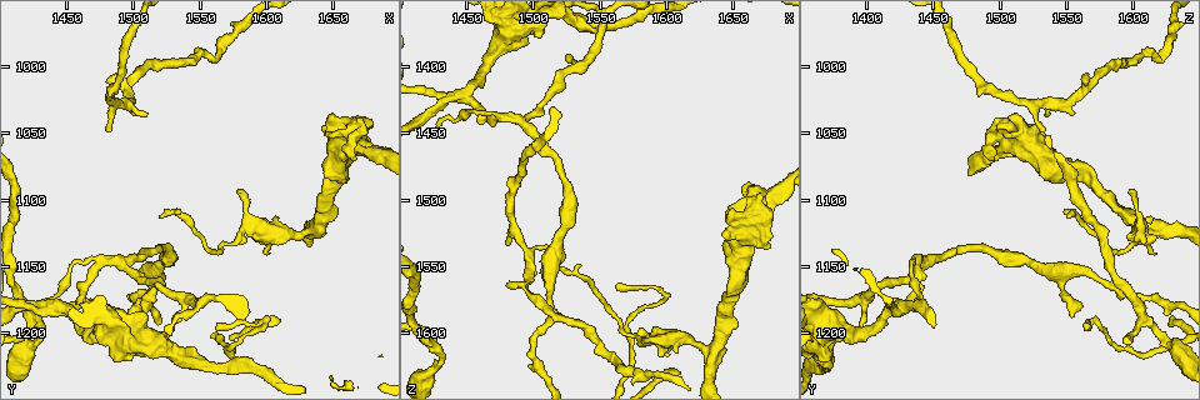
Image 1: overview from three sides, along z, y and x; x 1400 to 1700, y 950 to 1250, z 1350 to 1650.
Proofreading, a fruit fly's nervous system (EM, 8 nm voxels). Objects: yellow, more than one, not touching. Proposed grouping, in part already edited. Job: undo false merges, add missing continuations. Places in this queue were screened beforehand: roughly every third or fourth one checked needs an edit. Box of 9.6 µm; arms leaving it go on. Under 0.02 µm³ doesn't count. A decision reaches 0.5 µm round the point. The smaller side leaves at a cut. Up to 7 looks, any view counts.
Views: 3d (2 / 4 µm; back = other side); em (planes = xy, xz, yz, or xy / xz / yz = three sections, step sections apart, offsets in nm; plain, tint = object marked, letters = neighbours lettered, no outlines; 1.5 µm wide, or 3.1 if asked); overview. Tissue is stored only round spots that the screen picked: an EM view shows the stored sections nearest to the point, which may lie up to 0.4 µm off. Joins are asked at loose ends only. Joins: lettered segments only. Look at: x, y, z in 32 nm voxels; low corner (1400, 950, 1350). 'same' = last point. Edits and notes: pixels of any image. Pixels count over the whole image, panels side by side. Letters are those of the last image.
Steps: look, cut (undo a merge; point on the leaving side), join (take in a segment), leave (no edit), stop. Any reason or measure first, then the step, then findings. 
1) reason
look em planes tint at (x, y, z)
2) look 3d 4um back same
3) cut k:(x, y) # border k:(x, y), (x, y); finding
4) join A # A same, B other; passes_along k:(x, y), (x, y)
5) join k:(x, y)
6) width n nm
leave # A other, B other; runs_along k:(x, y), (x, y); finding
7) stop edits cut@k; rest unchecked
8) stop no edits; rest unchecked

free end
look em xy step 4 letters at (1644, 1036, 1510)

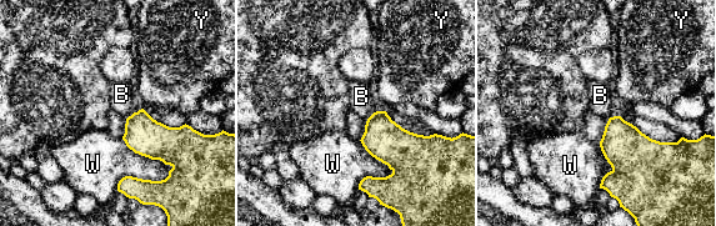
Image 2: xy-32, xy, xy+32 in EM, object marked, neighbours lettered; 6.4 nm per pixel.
leave # B other, W other, Y other; border 2:(374, 111), (366, 119); no lettered segment goes on from it

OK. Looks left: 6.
narrows sharply
look 3d 4um at (1516, 1154, 1544)

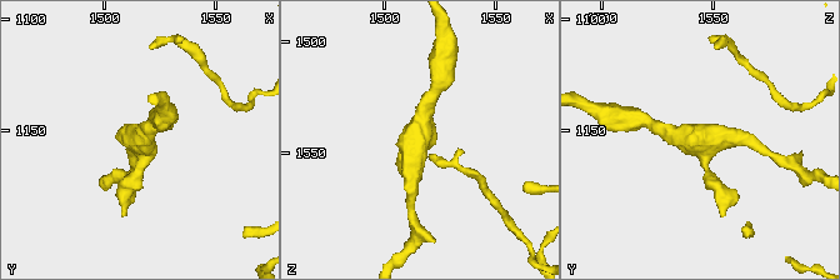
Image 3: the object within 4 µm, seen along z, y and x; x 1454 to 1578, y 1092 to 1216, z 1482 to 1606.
arms 3; arm_widths 220, 220, 220 nm
look em planes tint at (1514, 1153, 1543)

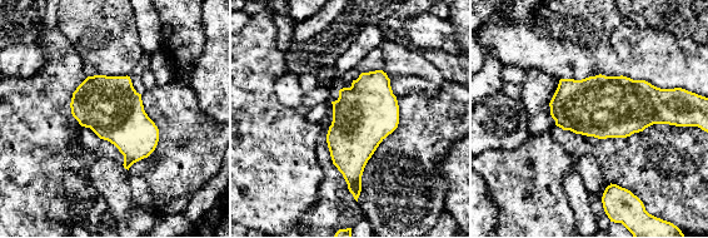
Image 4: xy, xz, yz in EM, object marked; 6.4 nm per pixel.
look em planes letters same

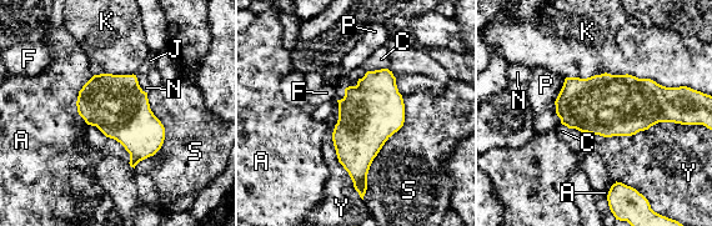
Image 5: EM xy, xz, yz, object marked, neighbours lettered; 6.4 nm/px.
leave # A other, C other, F other, J other, K other, N other, P other, S other, Y other; border 5:(135, 75), (139, 85), (148, 93); continuous, no second neuron

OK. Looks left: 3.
sharp bend
look em planes plain at (1450, 1182, 1420)

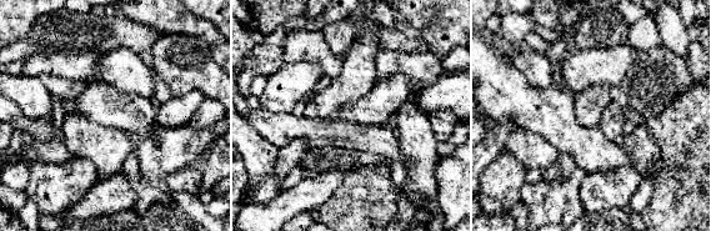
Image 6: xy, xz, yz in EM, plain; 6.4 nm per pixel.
look em planes letters same

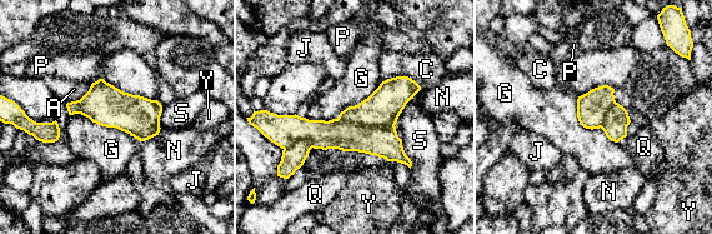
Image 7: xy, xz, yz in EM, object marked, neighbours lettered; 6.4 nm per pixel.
cut 7:(382, 142) # A other, C other, G other, J other, N other, P other, Q other, S other, Y other; border 7:(326, 122), (394, 127); two neurons meet here

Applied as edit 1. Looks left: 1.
stop edits cut@7; rest unchecked

